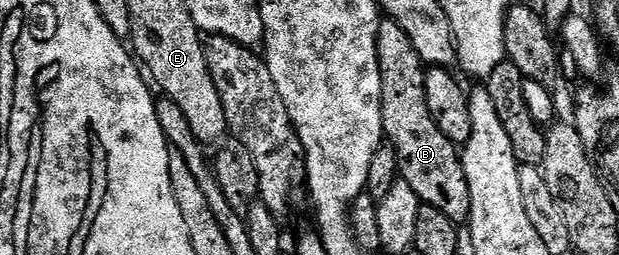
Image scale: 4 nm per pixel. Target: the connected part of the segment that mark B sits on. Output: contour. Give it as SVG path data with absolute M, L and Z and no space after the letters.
M384 17L377 32L377 56L383 81L383 133L395 145L401 178L408 182L430 209L463 224L471 216L471 193L460 151L437 128L425 100L425 63L417 56L405 28Z

